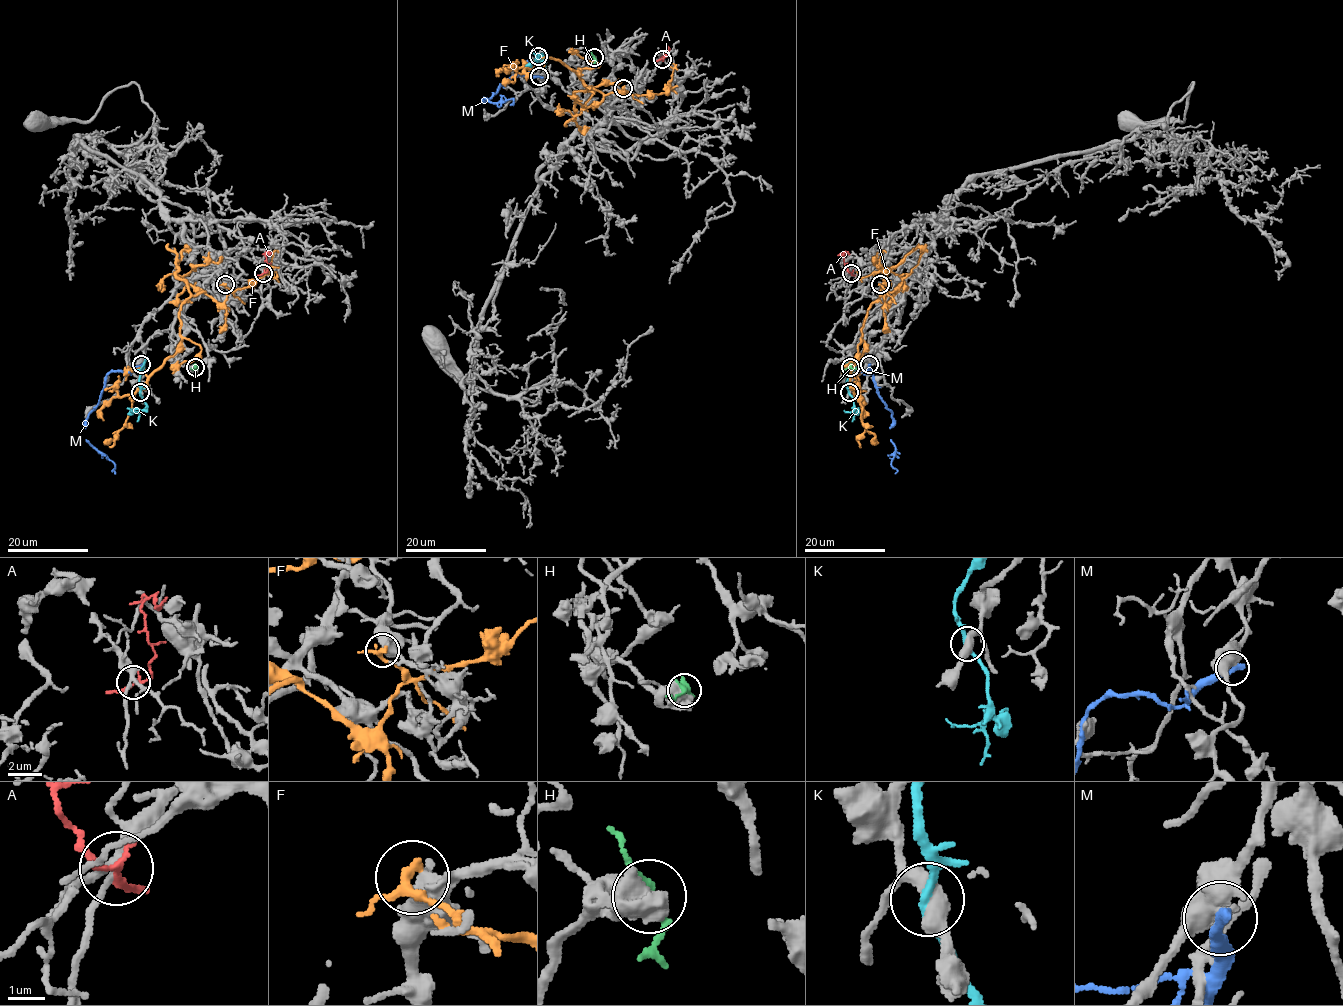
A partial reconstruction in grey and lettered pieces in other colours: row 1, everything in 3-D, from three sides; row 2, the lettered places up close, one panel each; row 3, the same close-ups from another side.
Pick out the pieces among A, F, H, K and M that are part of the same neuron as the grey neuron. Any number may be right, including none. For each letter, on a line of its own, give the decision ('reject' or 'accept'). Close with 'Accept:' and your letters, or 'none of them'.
A: reject
F: reject
H: reject
K: accept
M: reject
Accept: K

